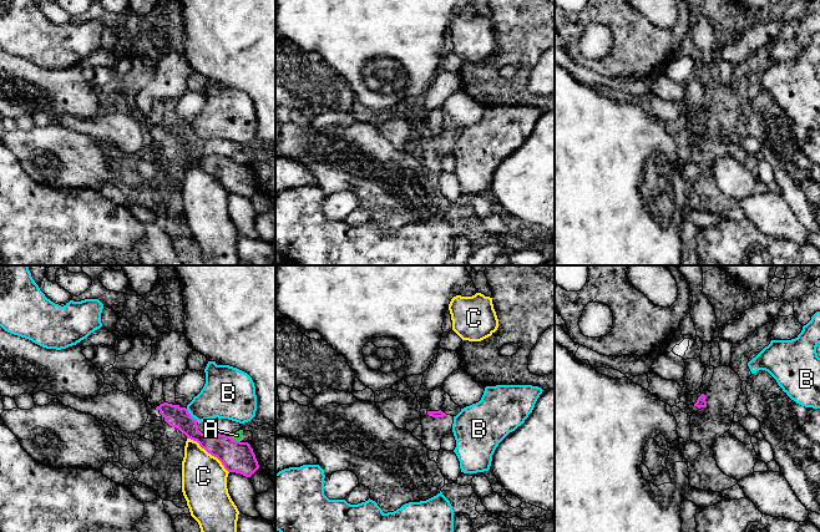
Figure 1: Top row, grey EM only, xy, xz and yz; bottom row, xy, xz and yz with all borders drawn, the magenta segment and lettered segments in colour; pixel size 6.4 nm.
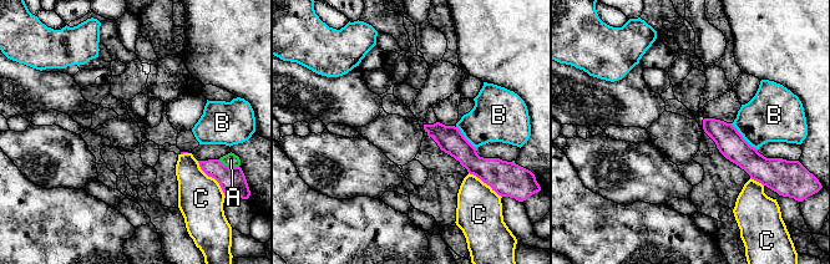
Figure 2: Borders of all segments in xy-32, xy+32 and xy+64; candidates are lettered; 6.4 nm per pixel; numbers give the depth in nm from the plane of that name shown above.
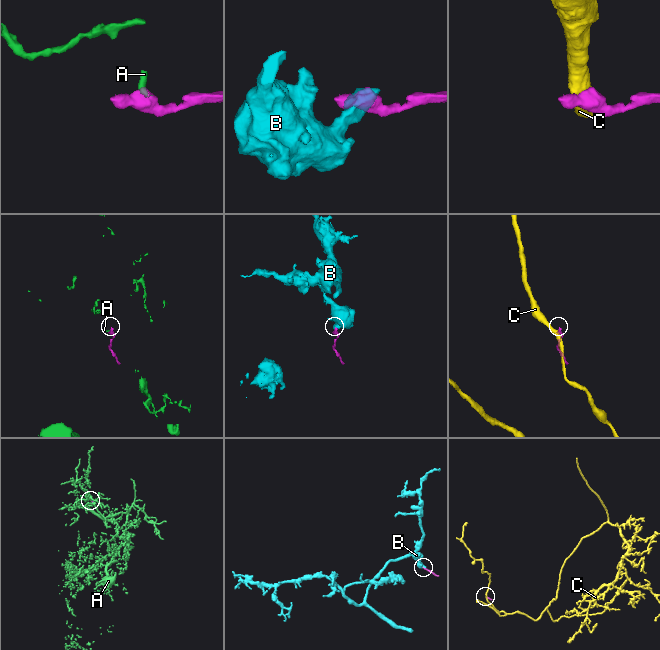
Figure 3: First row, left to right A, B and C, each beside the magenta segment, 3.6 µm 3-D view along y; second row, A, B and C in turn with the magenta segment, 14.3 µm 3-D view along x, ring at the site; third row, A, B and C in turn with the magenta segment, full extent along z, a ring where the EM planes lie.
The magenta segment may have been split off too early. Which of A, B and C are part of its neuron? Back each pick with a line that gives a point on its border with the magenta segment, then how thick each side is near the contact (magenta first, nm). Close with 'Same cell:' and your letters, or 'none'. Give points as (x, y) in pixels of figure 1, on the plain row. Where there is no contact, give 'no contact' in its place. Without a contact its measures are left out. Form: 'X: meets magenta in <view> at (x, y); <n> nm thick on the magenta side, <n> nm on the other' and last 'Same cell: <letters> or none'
Same cell: none

